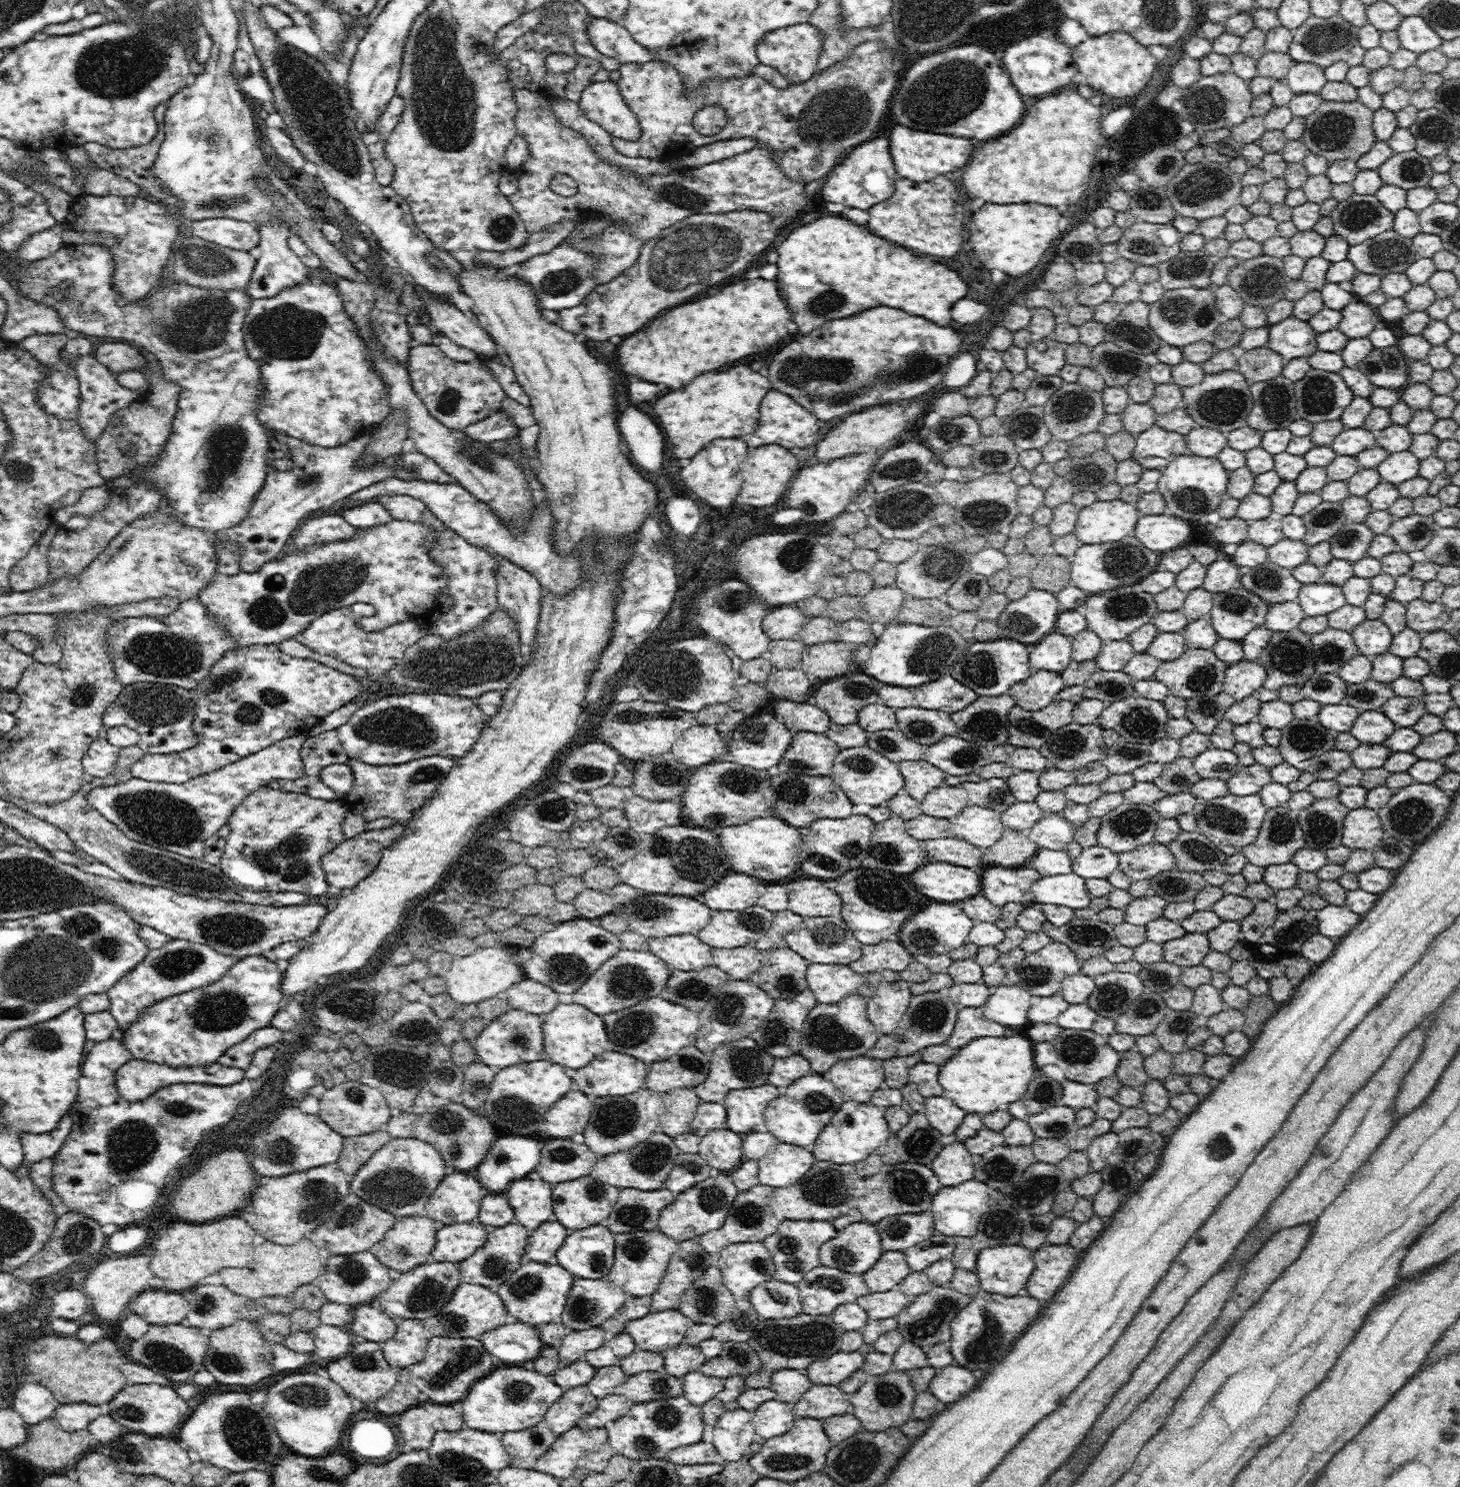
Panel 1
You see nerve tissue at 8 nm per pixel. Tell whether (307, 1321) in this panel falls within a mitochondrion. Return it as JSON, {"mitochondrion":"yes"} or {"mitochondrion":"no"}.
{"mitochondrion":"no"}

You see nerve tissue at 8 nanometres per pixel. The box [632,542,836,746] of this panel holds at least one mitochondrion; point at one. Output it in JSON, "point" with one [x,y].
{"point":[689,679]}

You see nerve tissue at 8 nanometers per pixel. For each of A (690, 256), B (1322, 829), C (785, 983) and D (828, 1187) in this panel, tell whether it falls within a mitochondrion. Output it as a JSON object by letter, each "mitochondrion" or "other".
{"A":"mitochondrion","B":"mitochondrion","C":"mitochondrion","D":"mitochondrion"}

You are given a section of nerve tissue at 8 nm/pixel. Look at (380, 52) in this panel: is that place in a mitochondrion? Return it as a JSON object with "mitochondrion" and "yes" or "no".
{"mitochondrion":"no"}

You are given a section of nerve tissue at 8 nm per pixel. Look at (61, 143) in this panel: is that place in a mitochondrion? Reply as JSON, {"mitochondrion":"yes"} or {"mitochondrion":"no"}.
{"mitochondrion":"no"}

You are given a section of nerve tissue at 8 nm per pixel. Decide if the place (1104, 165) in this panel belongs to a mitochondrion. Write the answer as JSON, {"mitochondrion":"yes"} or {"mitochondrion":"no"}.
{"mitochondrion":"no"}

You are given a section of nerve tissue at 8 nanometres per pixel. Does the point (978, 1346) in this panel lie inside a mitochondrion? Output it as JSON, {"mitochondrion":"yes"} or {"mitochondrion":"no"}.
{"mitochondrion":"yes"}

